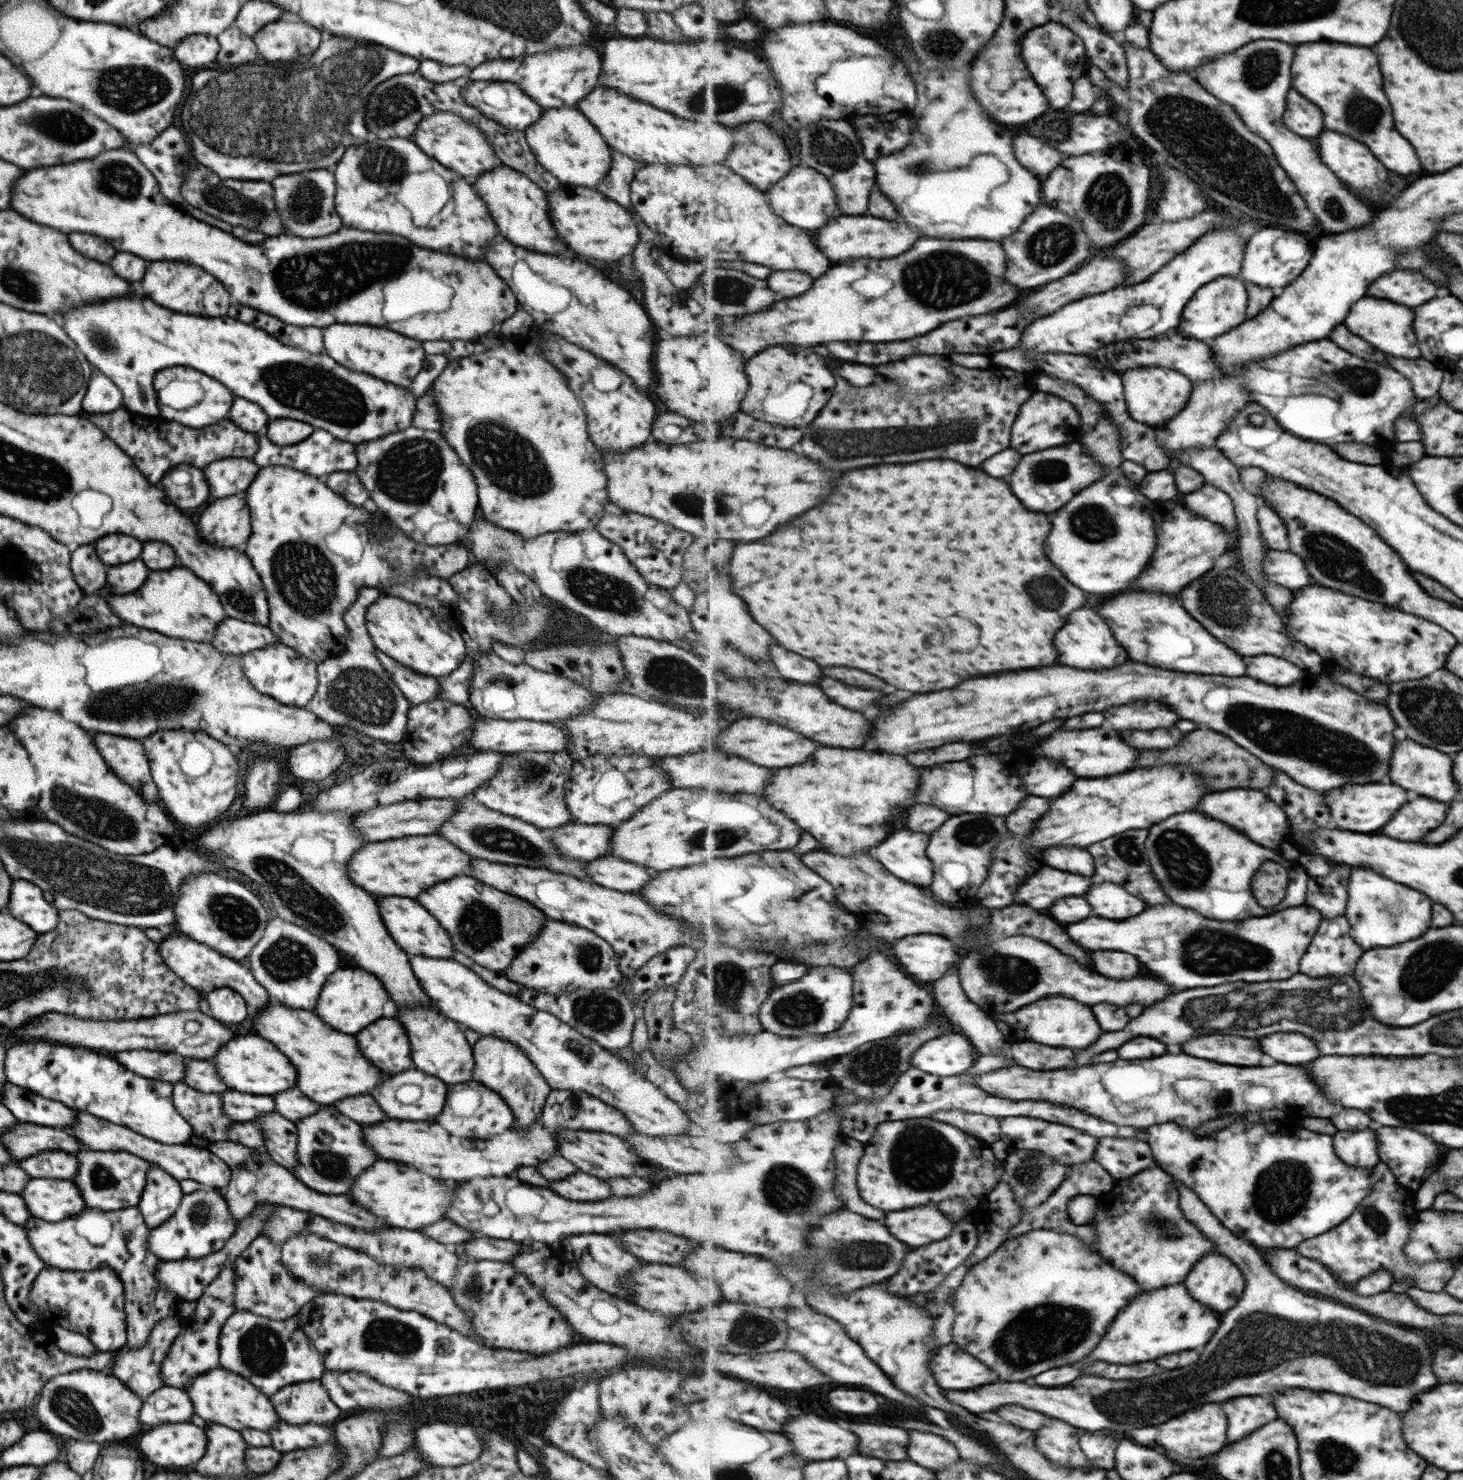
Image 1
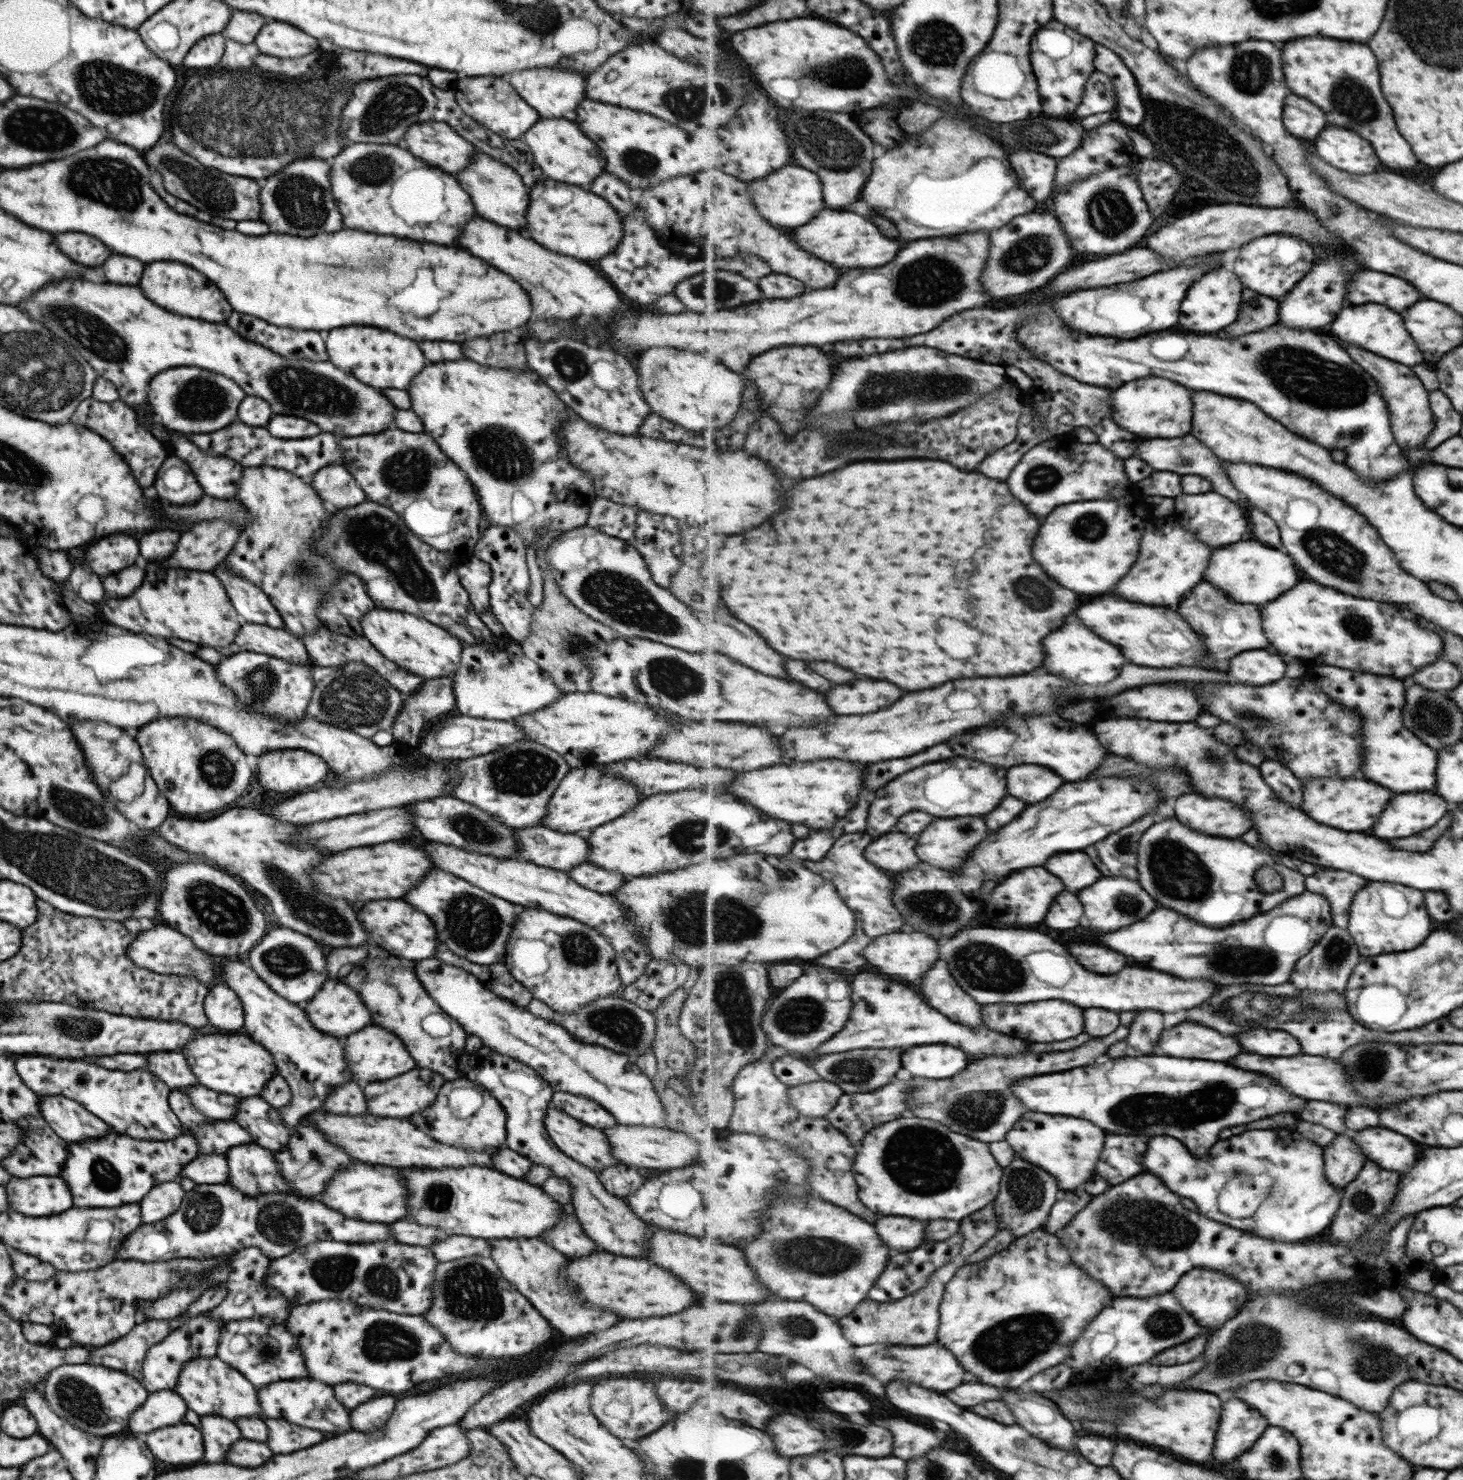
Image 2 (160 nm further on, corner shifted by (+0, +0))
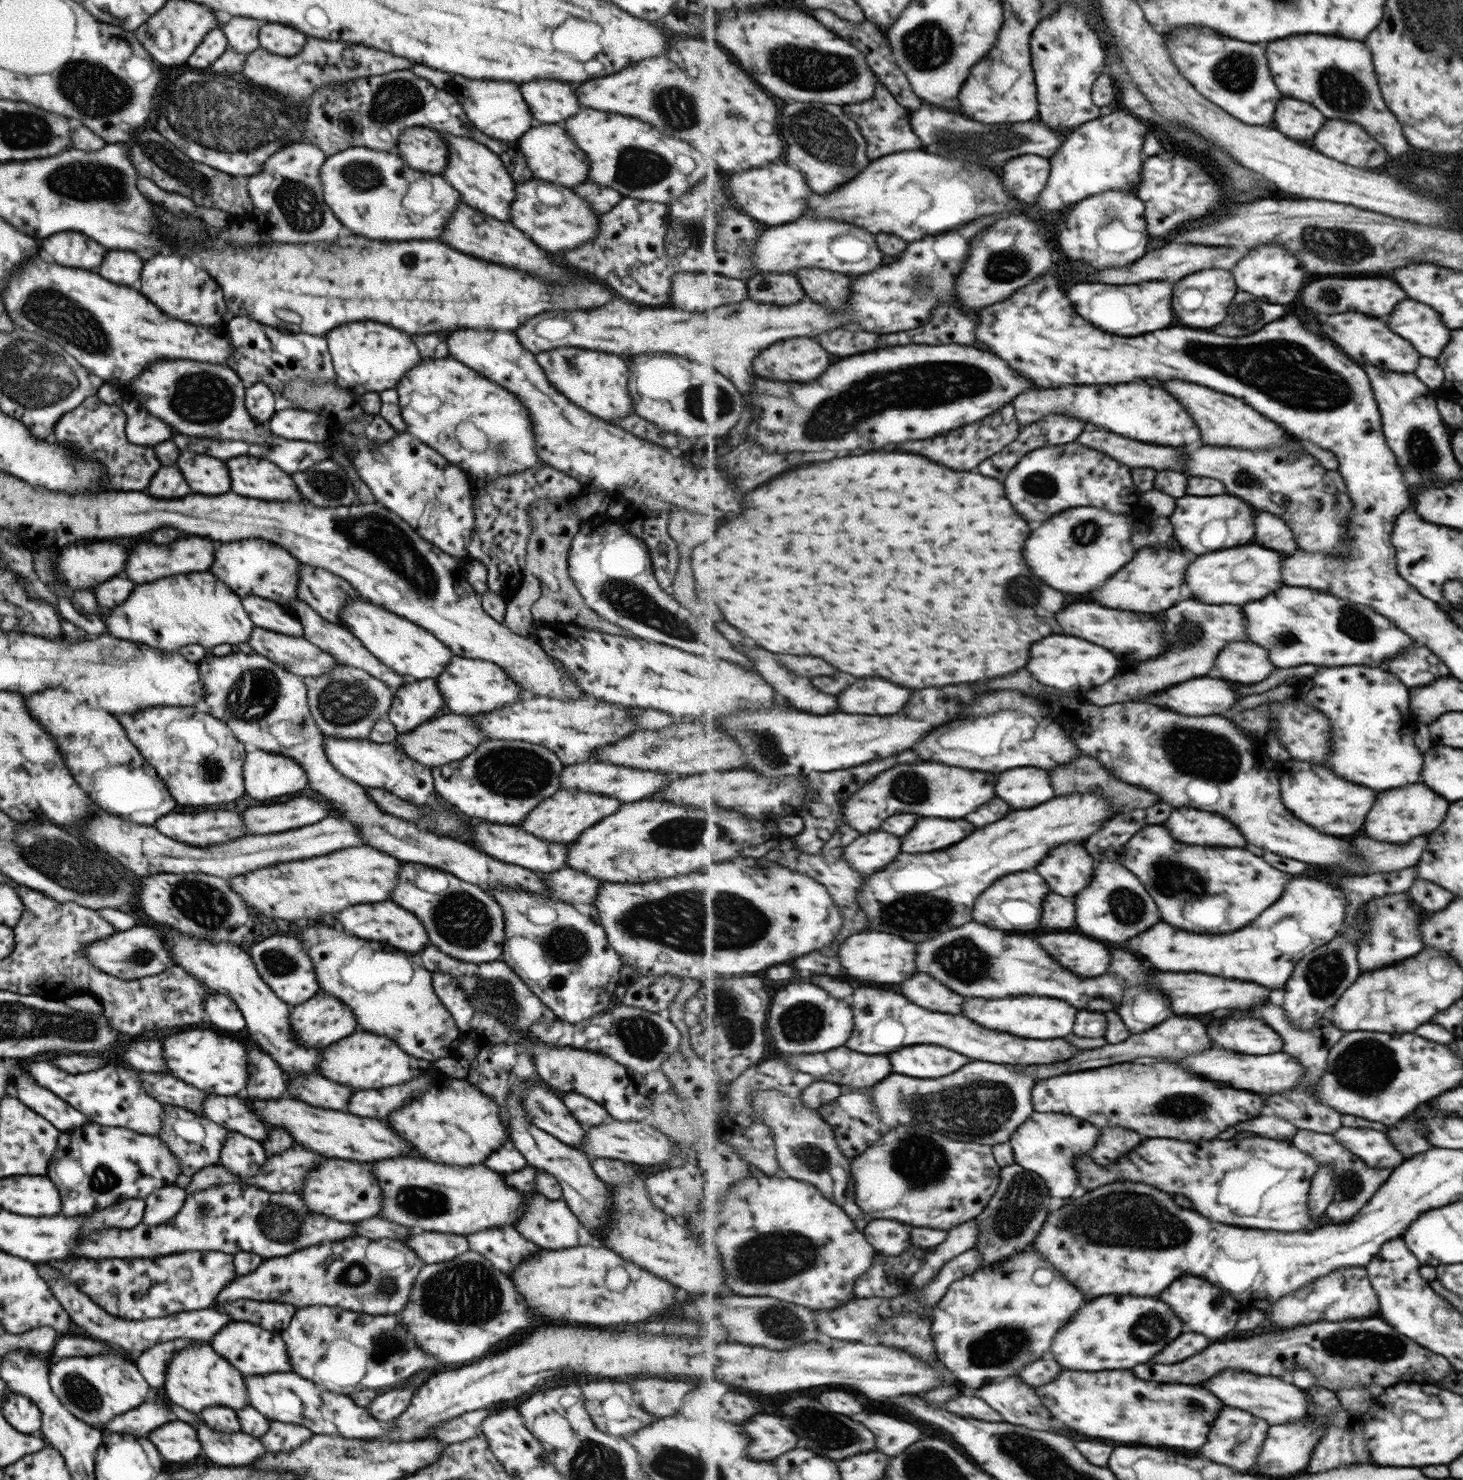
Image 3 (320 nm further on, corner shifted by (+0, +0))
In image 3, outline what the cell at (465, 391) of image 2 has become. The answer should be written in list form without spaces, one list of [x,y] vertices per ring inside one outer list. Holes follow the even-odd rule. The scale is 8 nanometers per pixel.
[[[447,358],[427,362],[421,360],[405,374],[405,378],[397,382],[394,391],[397,393],[399,412],[406,426],[404,432],[437,451],[447,462],[458,466],[468,476],[483,480],[483,485],[524,468],[545,465],[536,455],[530,420],[523,405],[508,390],[495,386],[493,381],[489,382],[467,366],[461,366],[461,362]],[[411,392],[419,396],[425,396],[425,392],[427,396],[435,396],[439,400],[437,408],[429,410],[429,414],[407,408]],[[460,422],[481,422],[481,426],[493,426],[491,432],[487,432],[487,440],[489,444],[493,444],[487,456],[469,452],[455,441],[453,432]]]

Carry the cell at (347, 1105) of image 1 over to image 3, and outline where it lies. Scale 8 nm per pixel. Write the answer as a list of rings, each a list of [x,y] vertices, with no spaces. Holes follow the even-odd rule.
[[[317,1074],[313,1076],[297,1076],[287,1082],[287,1094],[311,1106],[321,1106],[327,1110],[345,1110],[349,1088],[329,1082]]]

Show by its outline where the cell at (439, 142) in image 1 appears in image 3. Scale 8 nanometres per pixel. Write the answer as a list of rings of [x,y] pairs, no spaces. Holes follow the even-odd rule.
[[[421,126],[410,127],[413,130],[400,130],[397,135],[397,142],[392,151],[398,154],[402,161],[413,170],[429,172],[429,174],[440,174],[447,164],[448,152],[444,140],[439,136],[441,133],[433,132],[433,129]]]

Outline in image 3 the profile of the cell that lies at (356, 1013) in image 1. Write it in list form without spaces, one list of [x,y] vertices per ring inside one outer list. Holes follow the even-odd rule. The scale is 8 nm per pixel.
[[[315,994],[307,1002],[293,1006],[289,1026],[301,1046],[313,1048],[333,1044],[333,1040],[345,1038],[355,1030],[349,1008],[327,994]]]

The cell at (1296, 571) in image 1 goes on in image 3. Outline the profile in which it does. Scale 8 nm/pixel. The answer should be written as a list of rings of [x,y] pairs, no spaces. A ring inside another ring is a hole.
[[[1253,542],[1247,546],[1203,554],[1185,572],[1193,598],[1209,604],[1241,605],[1268,597],[1286,584],[1282,579],[1282,562],[1286,555]]]

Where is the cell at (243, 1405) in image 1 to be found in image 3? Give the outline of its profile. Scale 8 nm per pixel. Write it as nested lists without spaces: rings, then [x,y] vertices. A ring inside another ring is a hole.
[[[208,1343],[201,1346],[185,1346],[183,1350],[173,1353],[166,1364],[161,1391],[169,1401],[195,1414],[213,1405],[223,1405],[236,1411],[249,1405],[242,1377],[234,1366],[213,1352]]]

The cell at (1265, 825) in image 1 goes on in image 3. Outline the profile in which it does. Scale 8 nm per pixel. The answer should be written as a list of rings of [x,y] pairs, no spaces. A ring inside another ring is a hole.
[[[1175,810],[1165,822],[1171,834],[1185,844],[1199,846],[1247,846],[1247,840],[1227,818],[1203,810]]]

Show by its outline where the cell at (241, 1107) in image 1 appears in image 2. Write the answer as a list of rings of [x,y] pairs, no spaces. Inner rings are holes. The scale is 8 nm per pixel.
[[[199,1083],[190,1087],[179,1088],[179,1090],[186,1093],[191,1106],[199,1114],[213,1121],[232,1120],[233,1114],[236,1113],[236,1106],[242,1099],[209,1090]]]

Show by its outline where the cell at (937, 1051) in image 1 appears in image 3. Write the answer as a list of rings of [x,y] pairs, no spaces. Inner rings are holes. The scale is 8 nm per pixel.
[[[905,1046],[889,1054],[895,1073],[921,1078],[941,1078],[961,1070],[971,1060],[945,1046]]]

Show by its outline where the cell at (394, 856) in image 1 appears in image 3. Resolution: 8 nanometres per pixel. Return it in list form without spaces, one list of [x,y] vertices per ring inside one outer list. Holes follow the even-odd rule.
[[[369,846],[349,847],[321,857],[277,863],[226,880],[246,906],[255,912],[277,918],[285,925],[297,918],[315,918],[317,914],[339,912],[353,904],[381,902],[397,882],[399,862]]]

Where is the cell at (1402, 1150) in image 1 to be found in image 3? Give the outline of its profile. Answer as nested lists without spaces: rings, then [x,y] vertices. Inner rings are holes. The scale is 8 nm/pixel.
[[[1342,1126],[1333,1133],[1333,1136],[1371,1167],[1393,1169],[1403,1160],[1399,1156],[1400,1151],[1392,1145],[1391,1138],[1388,1138],[1384,1129],[1379,1126],[1375,1128]]]

